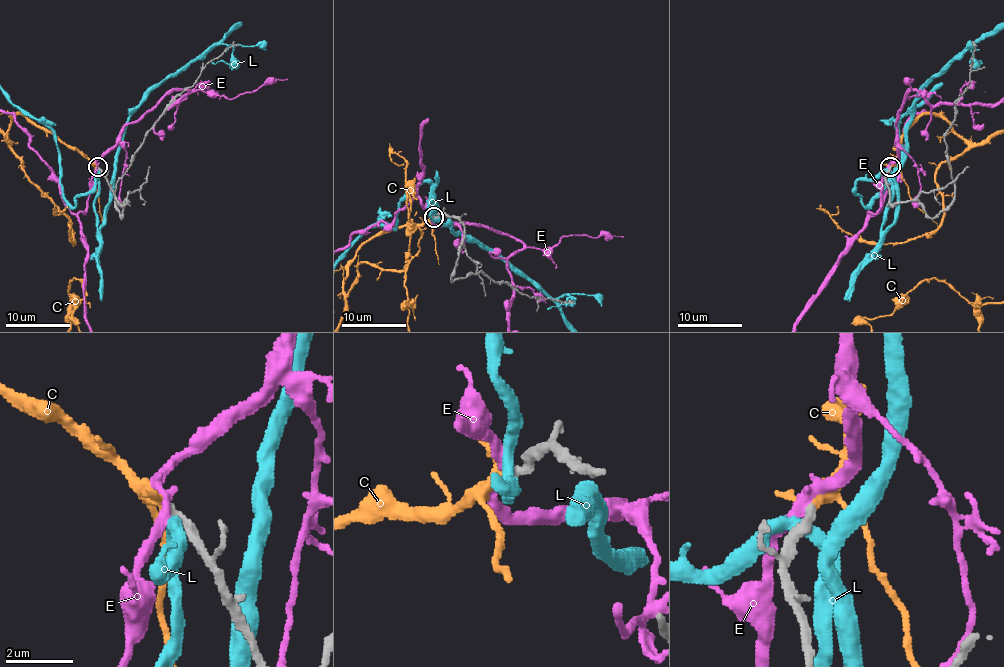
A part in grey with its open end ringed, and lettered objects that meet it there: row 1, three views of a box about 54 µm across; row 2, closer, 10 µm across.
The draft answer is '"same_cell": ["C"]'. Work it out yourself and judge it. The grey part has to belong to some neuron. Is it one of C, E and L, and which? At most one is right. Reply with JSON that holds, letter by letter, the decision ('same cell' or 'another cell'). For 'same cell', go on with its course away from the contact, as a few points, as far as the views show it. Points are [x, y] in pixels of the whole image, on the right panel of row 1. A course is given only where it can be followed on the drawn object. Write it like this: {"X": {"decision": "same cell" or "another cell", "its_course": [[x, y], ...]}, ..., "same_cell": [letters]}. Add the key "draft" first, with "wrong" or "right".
{"draft": "right", "C": {"decision": "same cell"}, "E": {"decision": "another cell"}, "L": {"decision": "another cell"}, "same_cell": ["C"]}

